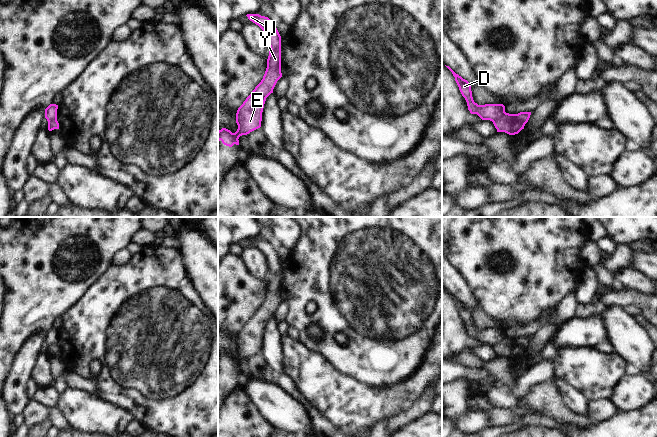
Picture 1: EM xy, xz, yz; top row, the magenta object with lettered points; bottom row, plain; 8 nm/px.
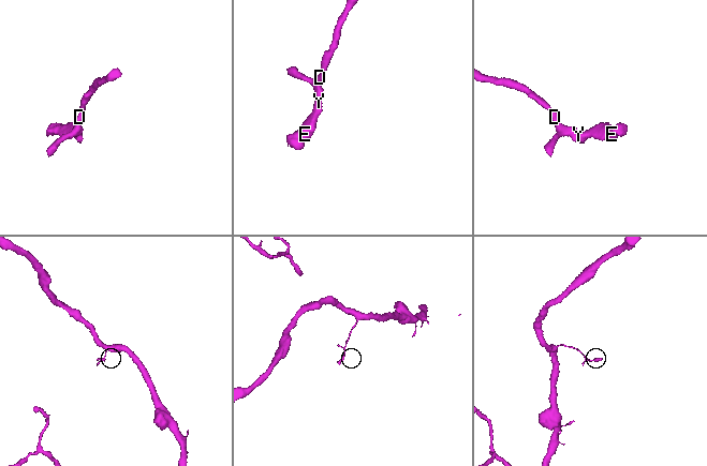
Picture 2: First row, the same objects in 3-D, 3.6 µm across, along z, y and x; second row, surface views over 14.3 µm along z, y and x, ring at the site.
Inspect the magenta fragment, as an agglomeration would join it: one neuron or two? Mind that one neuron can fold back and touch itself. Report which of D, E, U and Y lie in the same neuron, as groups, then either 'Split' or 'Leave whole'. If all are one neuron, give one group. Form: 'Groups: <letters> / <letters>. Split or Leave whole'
Groups: D U / E Y. Split.

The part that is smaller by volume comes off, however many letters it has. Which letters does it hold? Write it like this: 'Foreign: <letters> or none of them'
Foreign: E, Y

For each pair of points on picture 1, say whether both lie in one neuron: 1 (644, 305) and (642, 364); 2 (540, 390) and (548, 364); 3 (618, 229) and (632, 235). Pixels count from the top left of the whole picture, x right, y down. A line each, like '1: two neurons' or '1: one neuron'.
1: two neurons
2: two neurons
3: one neuron

